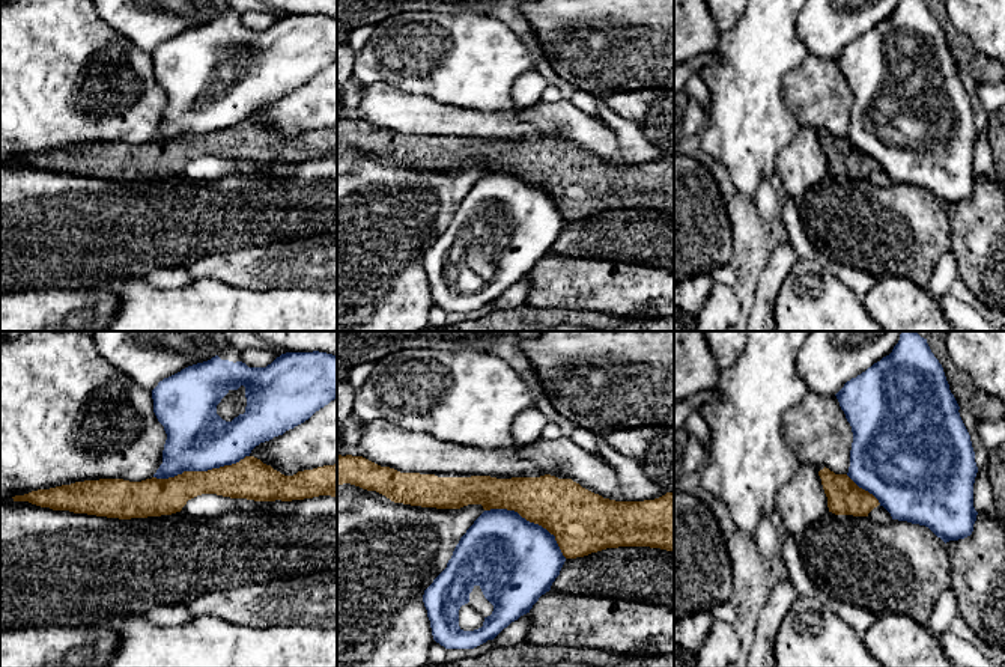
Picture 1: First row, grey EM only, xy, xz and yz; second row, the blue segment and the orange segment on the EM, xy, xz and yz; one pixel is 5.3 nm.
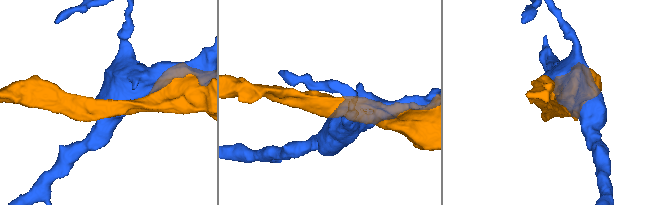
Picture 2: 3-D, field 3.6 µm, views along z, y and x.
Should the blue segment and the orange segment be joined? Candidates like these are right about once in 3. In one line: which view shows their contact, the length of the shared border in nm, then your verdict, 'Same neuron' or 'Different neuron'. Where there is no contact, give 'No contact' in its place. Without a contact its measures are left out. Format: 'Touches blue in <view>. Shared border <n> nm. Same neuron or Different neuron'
Touches blue in xy. Shared border 550 nm. Different neuron

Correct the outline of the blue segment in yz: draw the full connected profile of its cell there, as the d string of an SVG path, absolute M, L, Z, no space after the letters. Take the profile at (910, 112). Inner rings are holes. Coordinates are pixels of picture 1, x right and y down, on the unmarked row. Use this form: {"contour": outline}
{"contour": "M900 0L892 15L835 57L852 89L847 139L873 157L892 182L928 190L945 206L972 197L978 136L970 98L945 35L924 0Z"}

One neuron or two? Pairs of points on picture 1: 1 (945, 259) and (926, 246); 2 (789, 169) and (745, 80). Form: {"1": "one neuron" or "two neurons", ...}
{"1": "two neurons", "2": "two neurons"}

